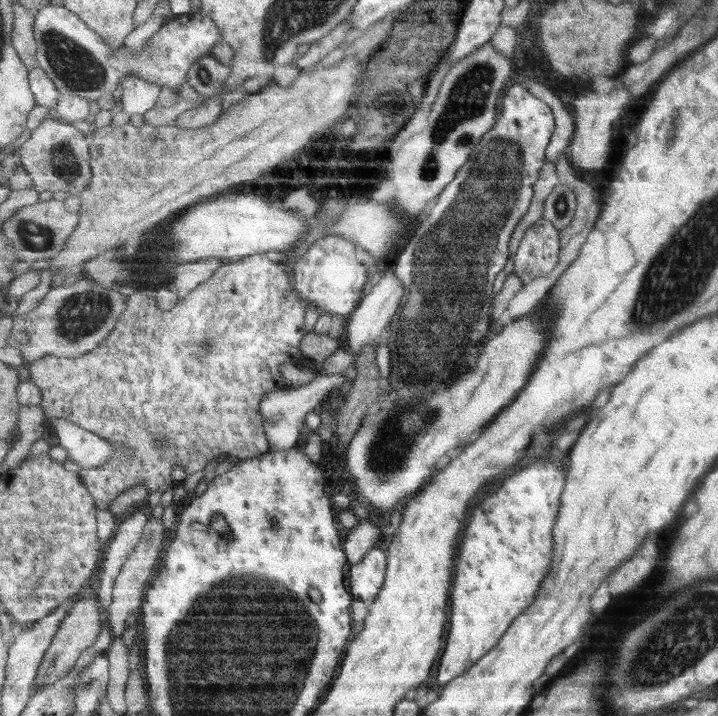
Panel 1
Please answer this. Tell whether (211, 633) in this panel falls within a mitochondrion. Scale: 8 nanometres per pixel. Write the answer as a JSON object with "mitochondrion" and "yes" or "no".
{"mitochondrion":"yes"}

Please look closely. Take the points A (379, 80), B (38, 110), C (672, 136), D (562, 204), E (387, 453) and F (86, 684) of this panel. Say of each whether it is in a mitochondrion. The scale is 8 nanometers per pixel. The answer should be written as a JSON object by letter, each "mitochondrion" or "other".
{"A":"other","B":"other","C":"mitochondrion","D":"mitochondrion","E":"mitochondrion","F":"mitochondrion"}

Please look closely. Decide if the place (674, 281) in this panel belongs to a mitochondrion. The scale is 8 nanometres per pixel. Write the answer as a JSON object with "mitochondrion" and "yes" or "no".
{"mitochondrion":"yes"}

